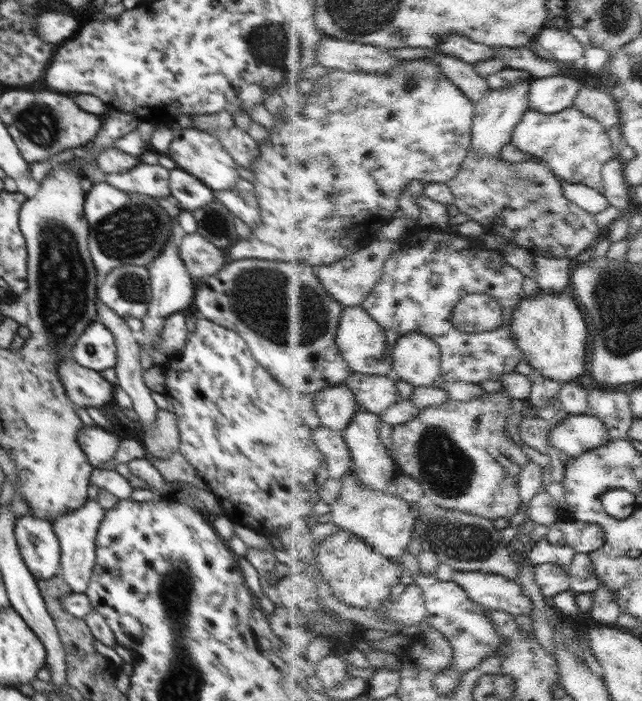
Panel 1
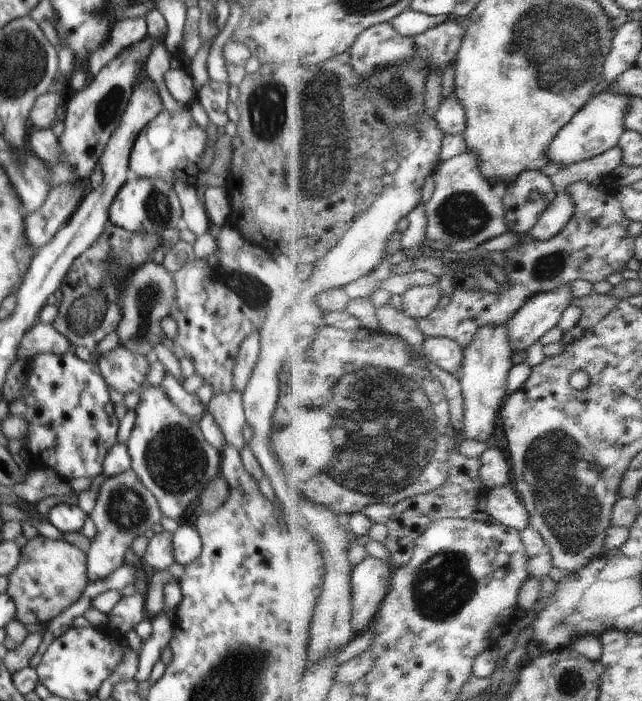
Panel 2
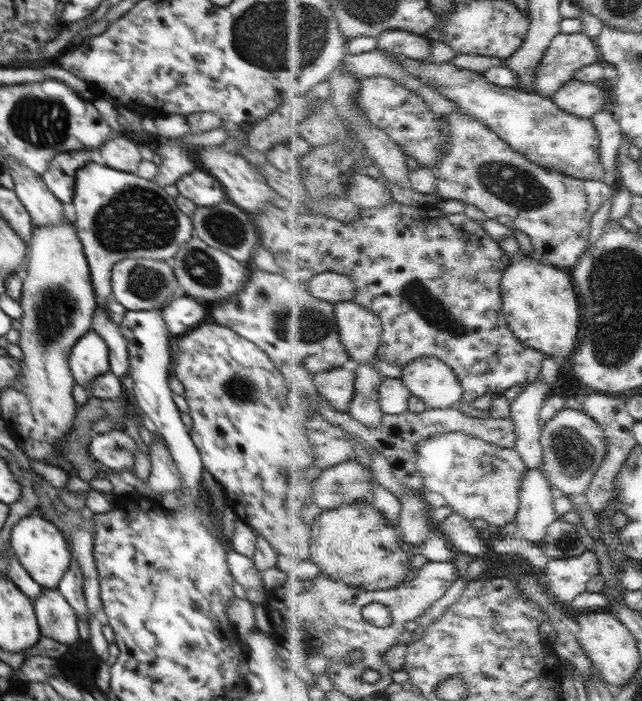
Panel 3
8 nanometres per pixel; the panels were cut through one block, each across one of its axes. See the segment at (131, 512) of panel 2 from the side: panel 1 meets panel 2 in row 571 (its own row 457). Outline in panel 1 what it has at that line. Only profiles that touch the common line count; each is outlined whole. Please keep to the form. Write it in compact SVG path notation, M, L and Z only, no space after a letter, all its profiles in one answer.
M82 426L78 443L93 467L112 460L120 448L120 438L98 426Z

